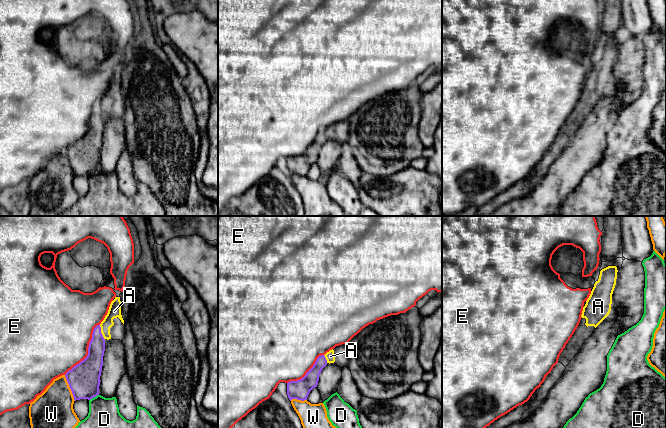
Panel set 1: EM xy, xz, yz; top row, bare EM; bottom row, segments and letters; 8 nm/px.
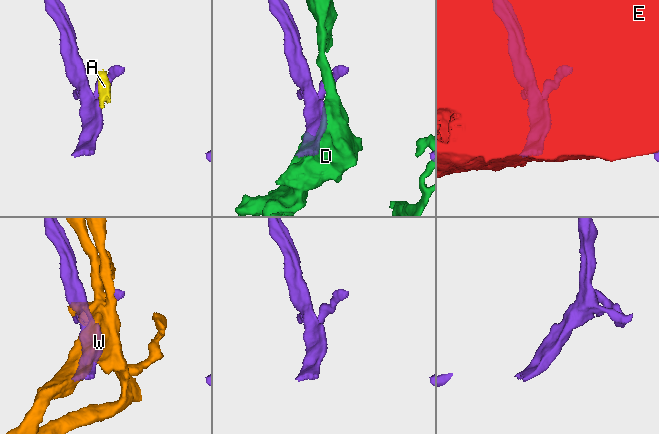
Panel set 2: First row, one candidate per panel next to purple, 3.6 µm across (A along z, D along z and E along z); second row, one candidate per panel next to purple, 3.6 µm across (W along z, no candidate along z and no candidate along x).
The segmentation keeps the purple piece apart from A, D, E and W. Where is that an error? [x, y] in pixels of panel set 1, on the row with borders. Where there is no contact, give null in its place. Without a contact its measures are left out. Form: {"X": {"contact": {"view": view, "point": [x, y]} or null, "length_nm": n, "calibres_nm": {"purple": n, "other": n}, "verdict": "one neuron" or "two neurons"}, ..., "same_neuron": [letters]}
{"A": {"contact": {"view": "xy", "point": [100, 332]}, "length_nm": 130, "calibres_nm": {"purple": 150, "other": 100}, "verdict": "two neurons"}, "D": {"contact": {"view": "xy", "point": [93, 397]}, "length_nm": 90, "calibres_nm": {"purple": 260, "other": 240}, "verdict": "two neurons"}, "E": {"contact": {"view": "xy", "point": [88, 351]}, "length_nm": 500, "calibres_nm": {"purple": 260, "other": 480}, "verdict": "two neurons"}, "W": {"contact": {"view": "xy", "point": [70, 388]}, "length_nm": 220, "calibres_nm": {"purple": 260, "other": 300}, "verdict": "two neurons"}, "same_neuron": []}

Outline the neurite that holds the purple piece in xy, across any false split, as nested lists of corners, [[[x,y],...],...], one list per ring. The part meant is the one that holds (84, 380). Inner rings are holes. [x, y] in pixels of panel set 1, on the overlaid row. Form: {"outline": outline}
{"outline": [[[97,325],[93,330],[87,357],[65,374],[75,401],[91,400],[99,395],[104,351],[105,339],[100,325]]]}

